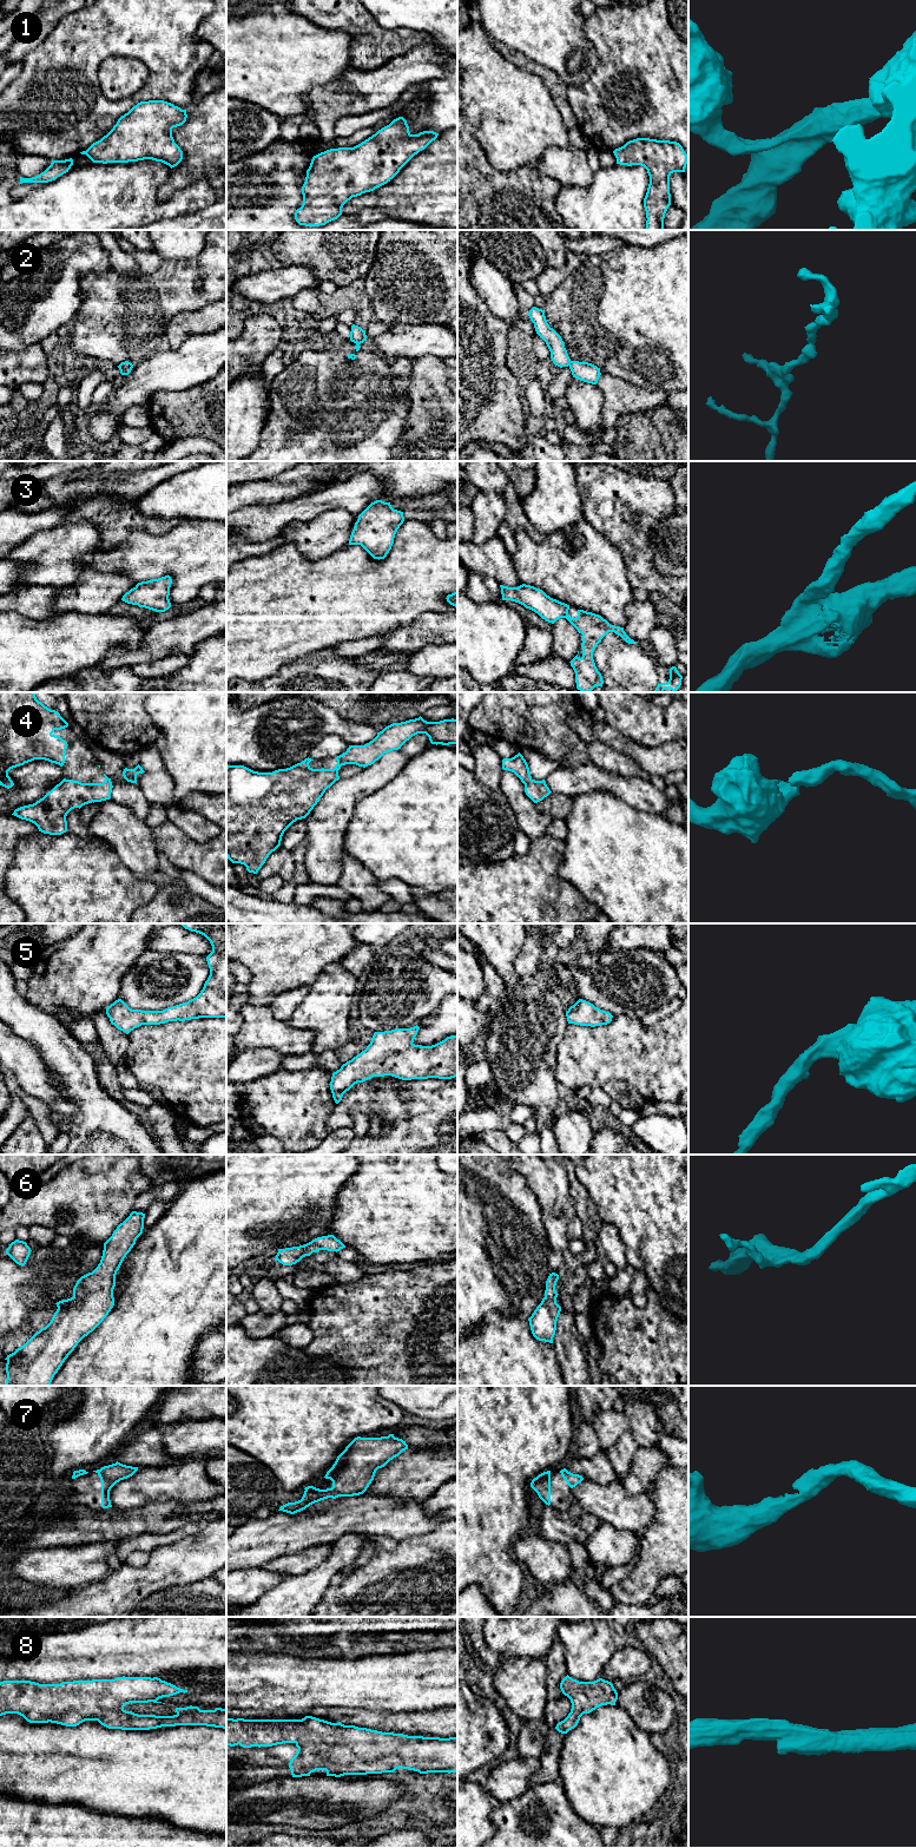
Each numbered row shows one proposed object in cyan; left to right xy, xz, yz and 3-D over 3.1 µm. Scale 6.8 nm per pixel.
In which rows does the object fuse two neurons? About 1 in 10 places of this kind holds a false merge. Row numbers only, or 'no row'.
no row

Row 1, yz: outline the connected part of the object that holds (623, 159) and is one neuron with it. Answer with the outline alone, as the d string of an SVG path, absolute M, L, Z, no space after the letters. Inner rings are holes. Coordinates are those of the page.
M637 138L615 149L613 153L617 158L617 164L627 166L641 165L647 170L650 184L644 198L644 208L647 218L646 229L664 230L665 213L671 205L670 176L673 172L685 172L687 164L687 154L683 146L677 142Z

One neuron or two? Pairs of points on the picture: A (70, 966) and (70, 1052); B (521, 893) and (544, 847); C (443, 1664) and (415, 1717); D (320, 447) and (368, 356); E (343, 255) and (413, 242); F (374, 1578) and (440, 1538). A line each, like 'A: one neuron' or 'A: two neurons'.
A: two neurons
B: one neuron
C: two neurons
D: one neuron
E: two neurons
F: one neuron

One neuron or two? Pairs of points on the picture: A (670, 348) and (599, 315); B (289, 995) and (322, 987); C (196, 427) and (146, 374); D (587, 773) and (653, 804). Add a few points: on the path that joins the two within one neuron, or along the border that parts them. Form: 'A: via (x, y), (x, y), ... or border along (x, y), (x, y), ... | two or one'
A: via (652, 330), (637, 315), (617, 315) | one
B: border along (309, 985), (309, 992), (292, 1014) | two
C: border along (190, 387), (183, 390), (156, 390), (146, 403) | two
D: via (604, 781), (637, 791) | one

